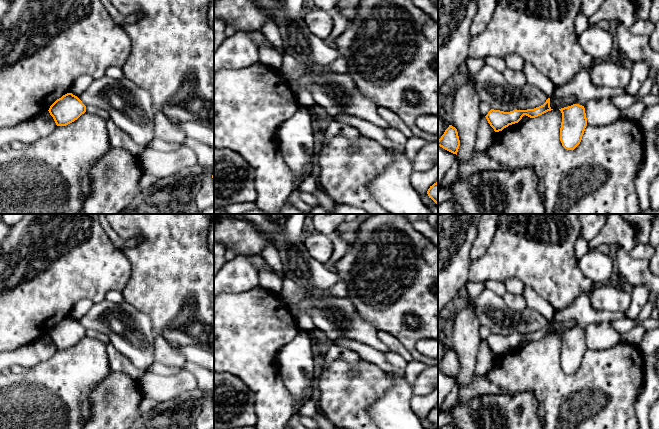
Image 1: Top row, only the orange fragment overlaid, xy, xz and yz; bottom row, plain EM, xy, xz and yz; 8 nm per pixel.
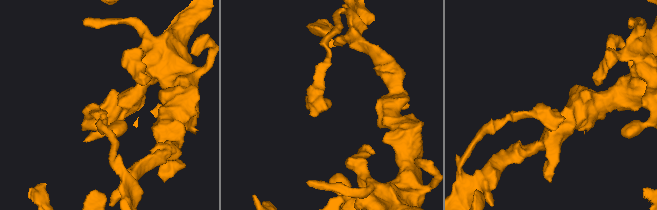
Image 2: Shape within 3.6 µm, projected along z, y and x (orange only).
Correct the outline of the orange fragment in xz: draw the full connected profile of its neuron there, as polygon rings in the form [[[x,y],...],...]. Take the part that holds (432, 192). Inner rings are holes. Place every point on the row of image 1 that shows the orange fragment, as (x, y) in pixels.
[[[438,181],[430,186],[427,194],[438,205]]]

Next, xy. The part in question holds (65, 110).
[[[67,93],[57,99],[48,111],[57,126],[66,126],[84,114],[86,106],[77,96]]]

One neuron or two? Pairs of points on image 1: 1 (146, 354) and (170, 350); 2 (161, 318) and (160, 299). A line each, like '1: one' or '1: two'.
1: two
2: one

